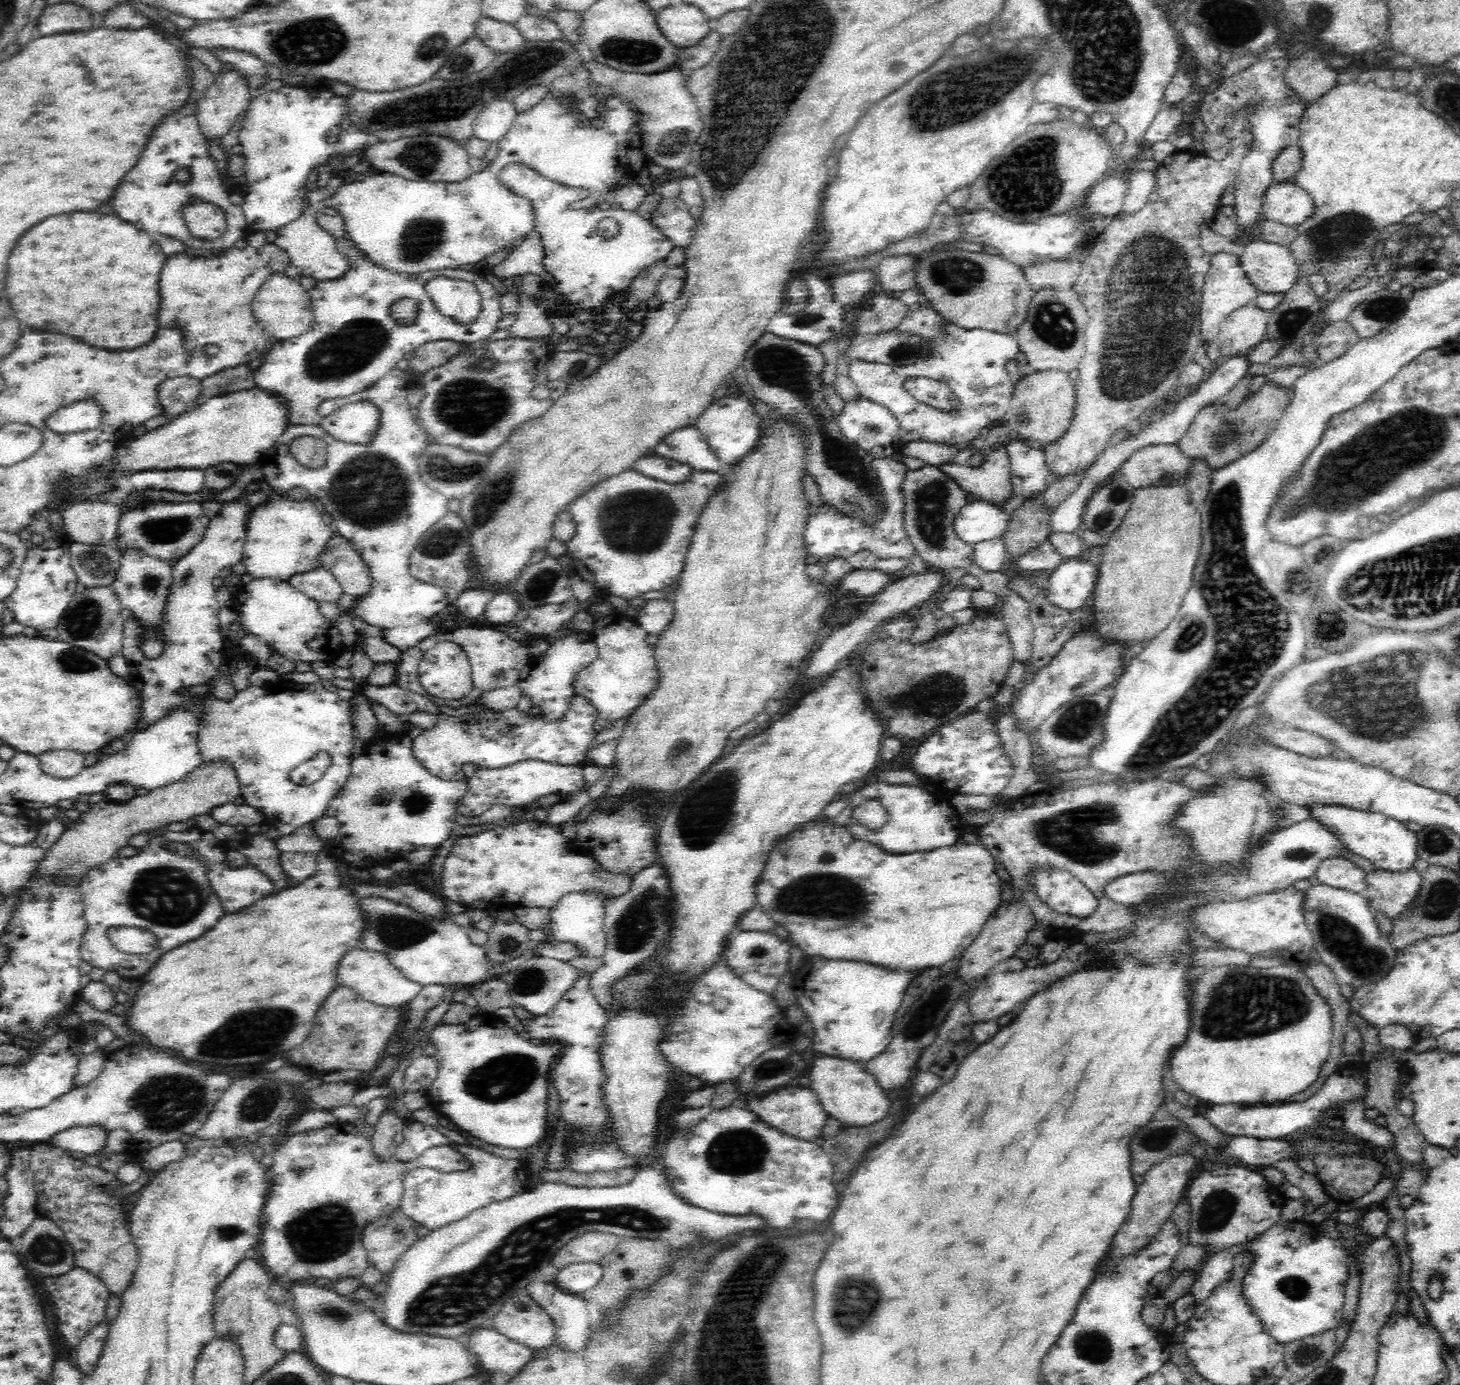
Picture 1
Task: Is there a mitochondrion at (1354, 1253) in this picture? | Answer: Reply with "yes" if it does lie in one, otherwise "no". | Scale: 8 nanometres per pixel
no

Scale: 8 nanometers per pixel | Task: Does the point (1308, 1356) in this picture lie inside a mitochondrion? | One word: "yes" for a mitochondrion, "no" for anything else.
yes

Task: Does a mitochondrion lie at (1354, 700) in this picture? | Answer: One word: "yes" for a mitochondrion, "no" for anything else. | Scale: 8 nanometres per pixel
yes

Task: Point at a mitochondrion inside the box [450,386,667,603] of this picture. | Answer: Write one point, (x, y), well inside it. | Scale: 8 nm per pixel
(494, 494)

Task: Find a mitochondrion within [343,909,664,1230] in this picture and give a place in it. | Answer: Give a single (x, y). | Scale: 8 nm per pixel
(503, 1078)

